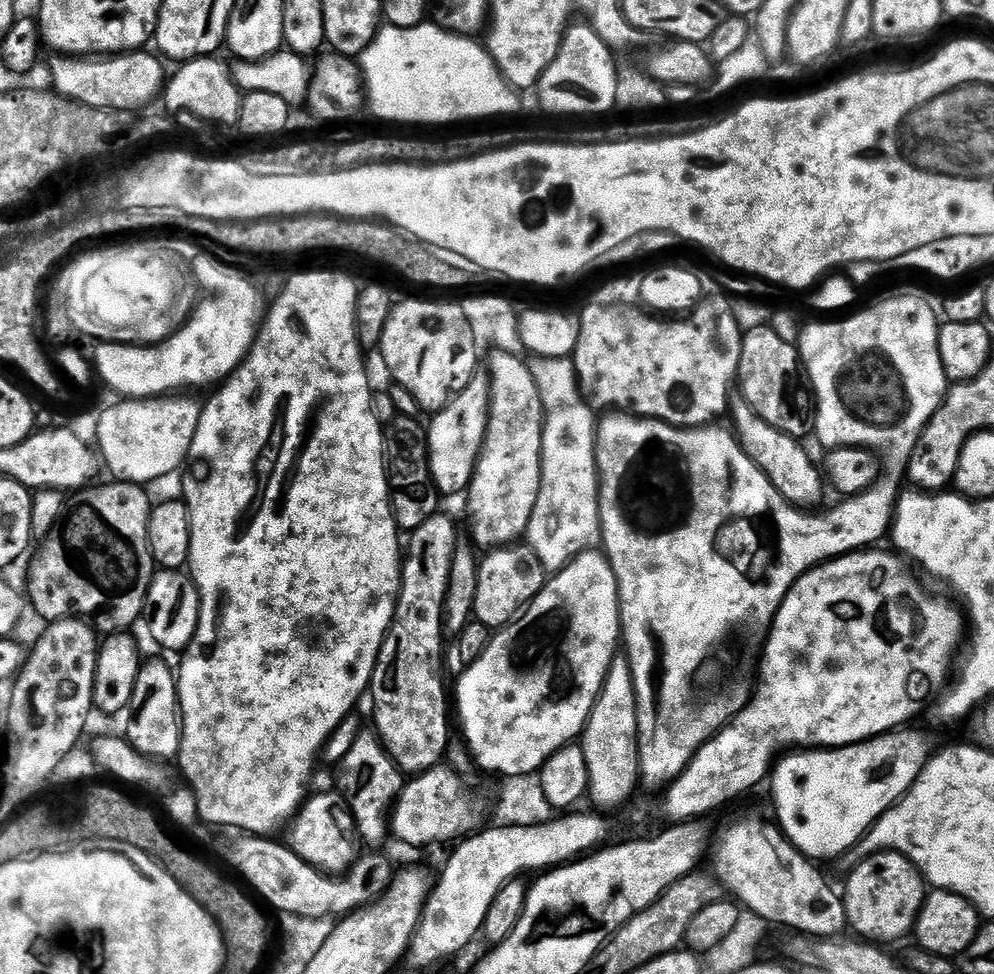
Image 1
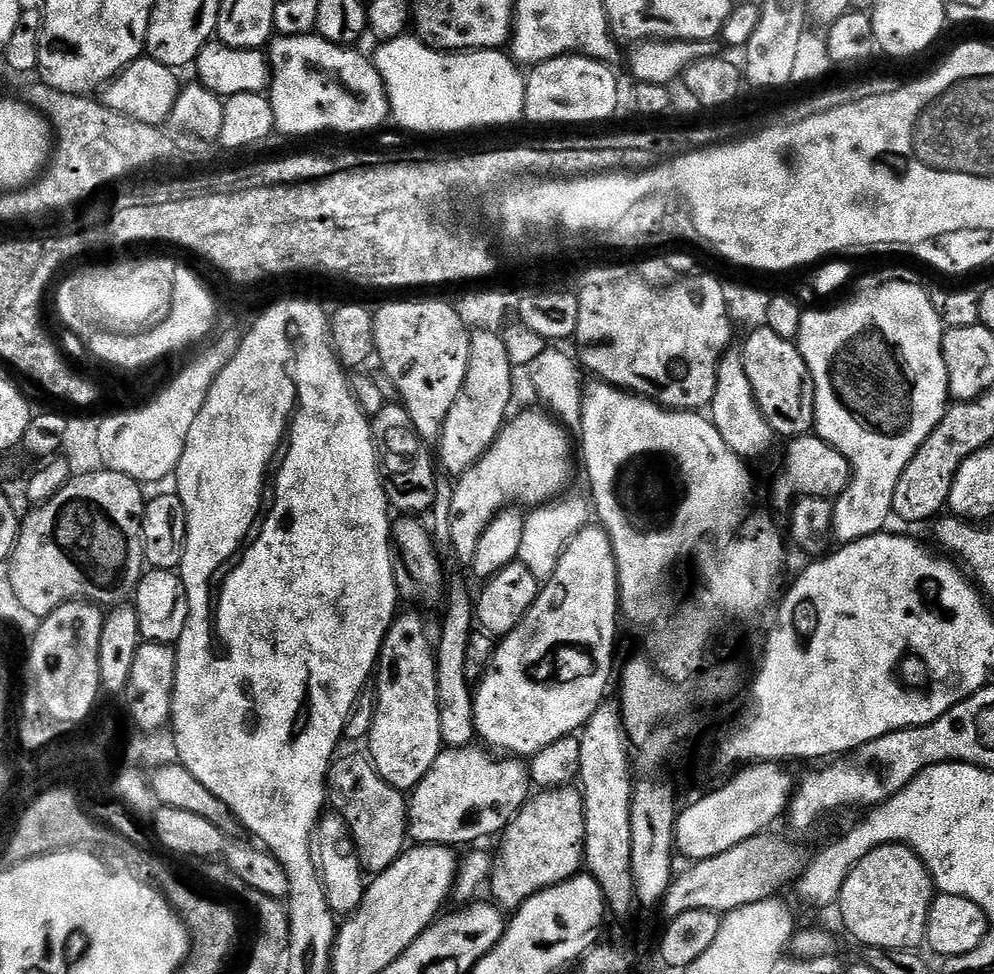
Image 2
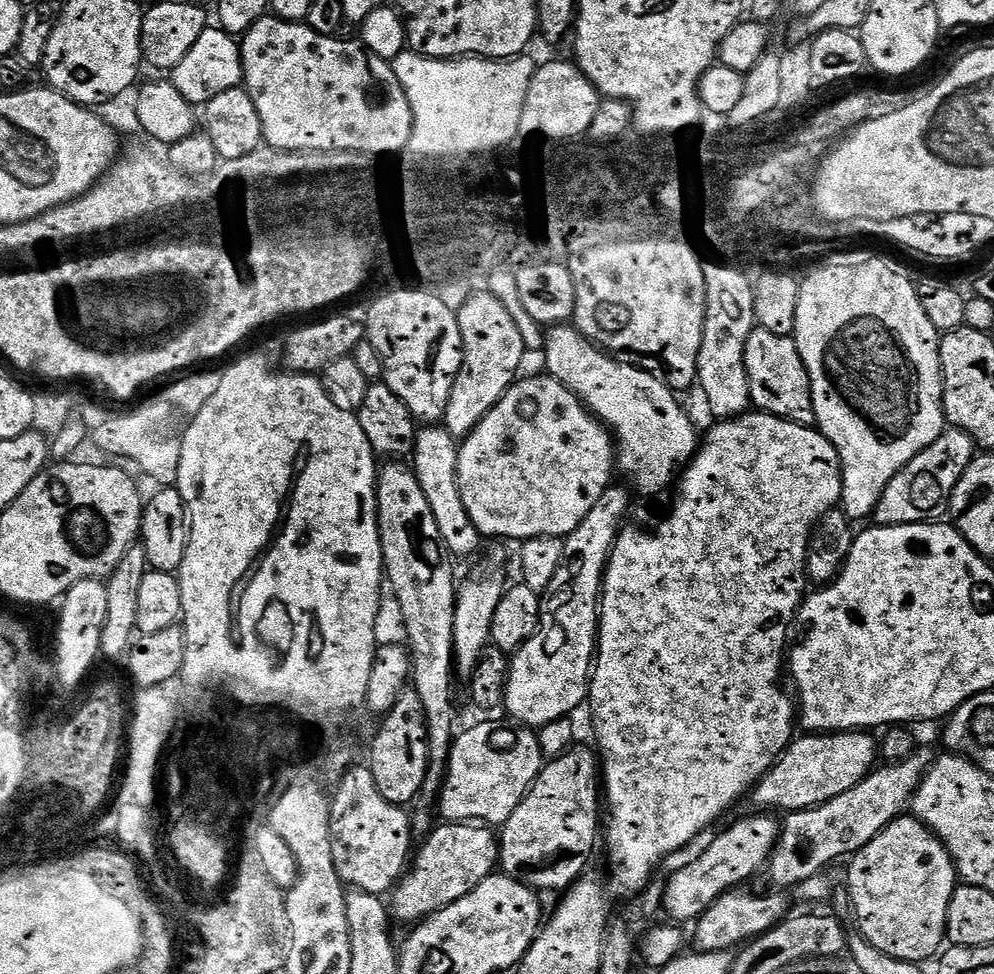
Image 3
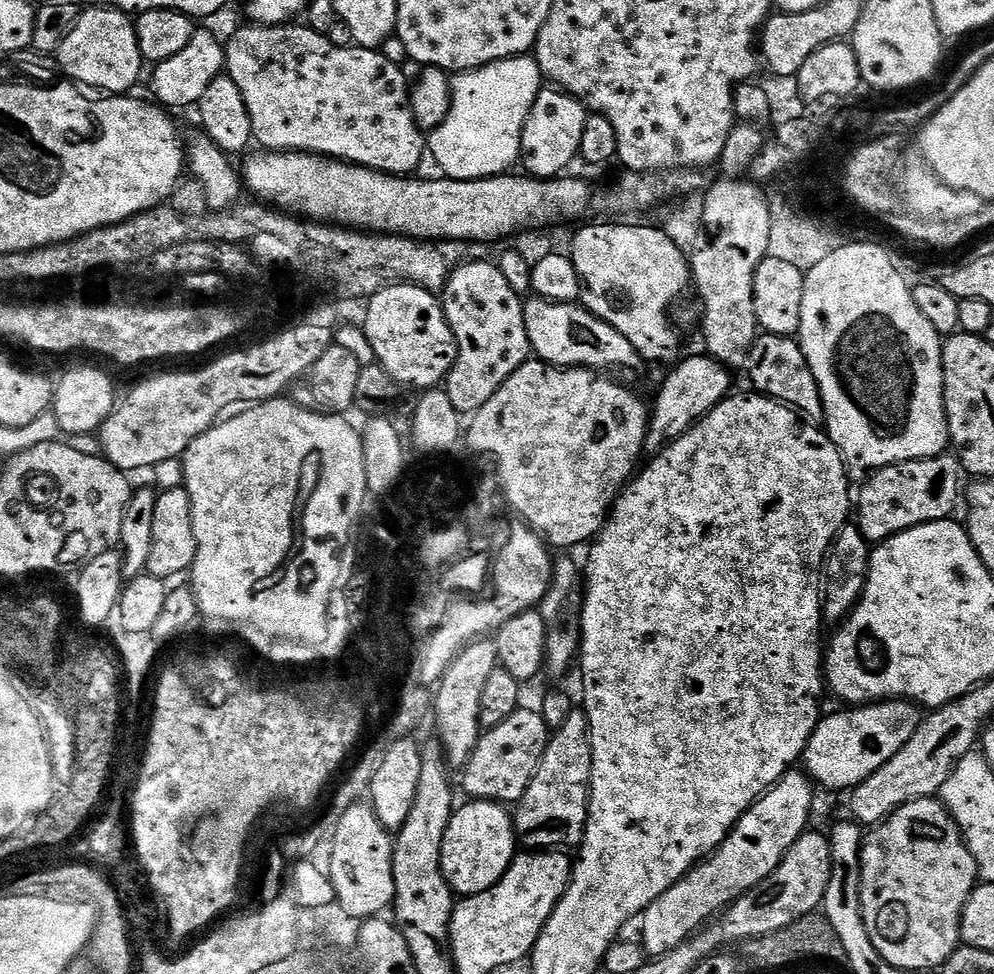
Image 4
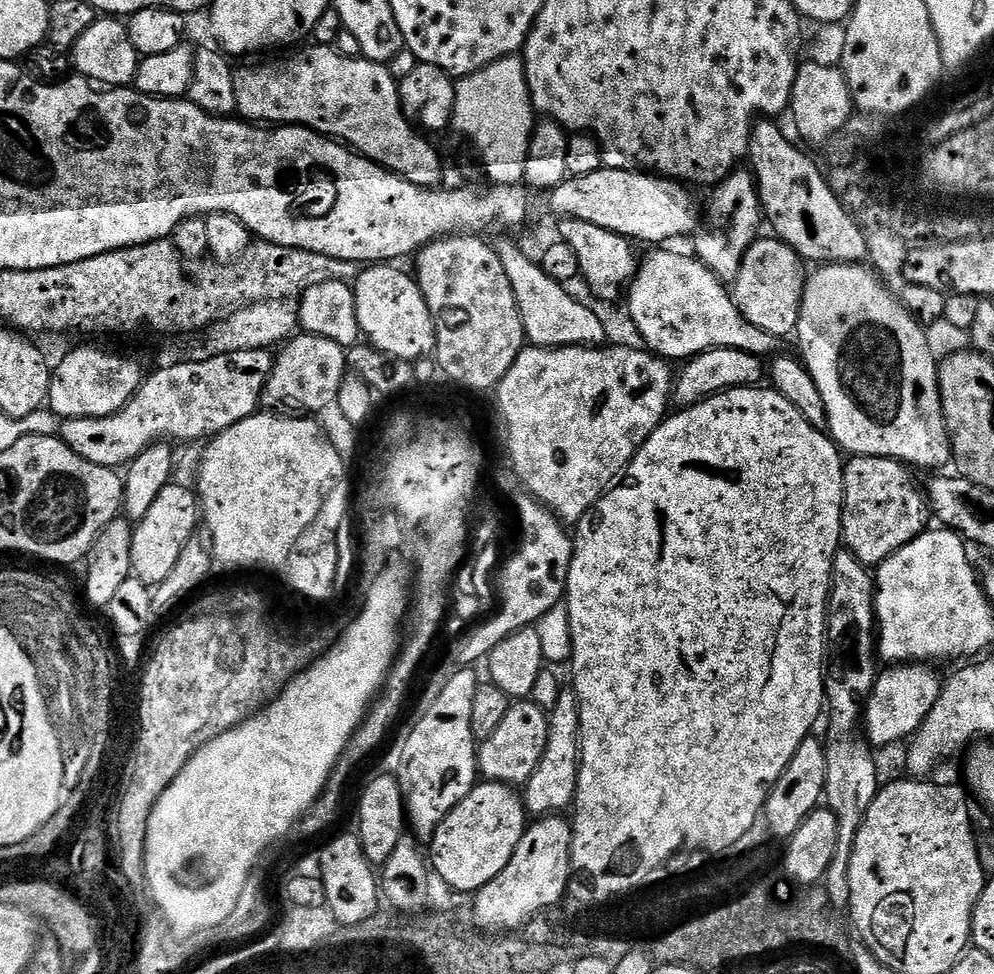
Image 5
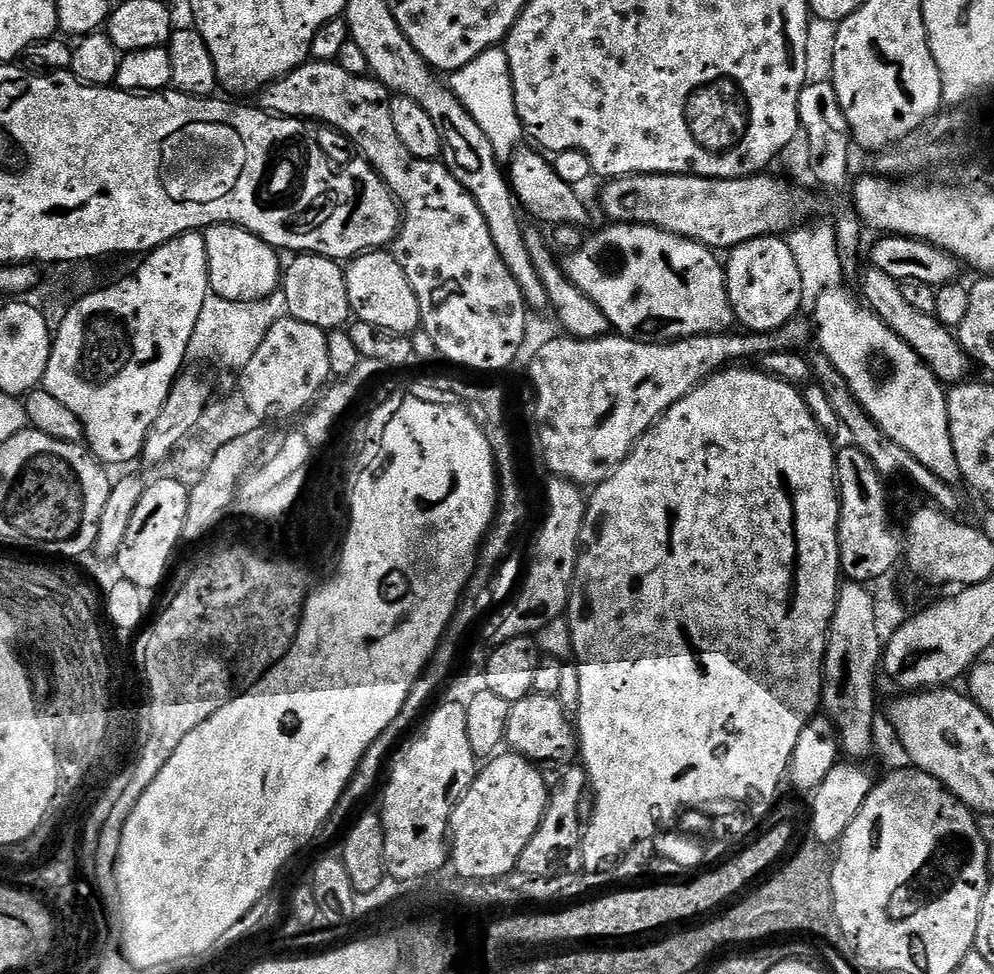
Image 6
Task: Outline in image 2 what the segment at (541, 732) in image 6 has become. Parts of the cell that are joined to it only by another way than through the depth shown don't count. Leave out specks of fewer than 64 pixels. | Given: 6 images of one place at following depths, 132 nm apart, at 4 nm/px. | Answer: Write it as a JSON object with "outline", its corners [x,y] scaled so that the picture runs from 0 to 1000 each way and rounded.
{"outline":[[[448,767],[437,778],[437,786],[429,791],[429,799],[414,810],[410,821],[410,856],[419,867],[460,869],[490,858],[502,859],[533,819],[537,806],[531,784],[524,777],[479,767]]]}

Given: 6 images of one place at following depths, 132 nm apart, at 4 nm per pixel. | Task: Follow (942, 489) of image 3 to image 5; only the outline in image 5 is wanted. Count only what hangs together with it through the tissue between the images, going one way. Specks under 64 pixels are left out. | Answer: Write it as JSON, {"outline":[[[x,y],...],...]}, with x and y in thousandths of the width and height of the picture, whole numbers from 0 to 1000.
{"outline":[[[858,468],[849,477],[849,518],[847,520],[847,559],[852,566],[863,573],[863,577],[874,581],[883,581],[895,573],[907,561],[911,561],[929,546],[935,545],[936,518],[933,508],[929,504],[918,505],[913,509],[913,522],[909,518],[909,509],[905,500],[912,491],[914,482],[904,472],[897,472],[894,468]]]}

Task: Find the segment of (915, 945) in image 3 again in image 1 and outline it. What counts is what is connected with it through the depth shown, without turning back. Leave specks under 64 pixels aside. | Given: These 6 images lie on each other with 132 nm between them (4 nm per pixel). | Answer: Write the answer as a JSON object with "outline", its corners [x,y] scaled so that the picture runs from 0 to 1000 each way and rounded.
{"outline":[[[880,875],[852,896],[853,909],[847,912],[852,952],[873,967],[905,965],[922,951],[930,928],[932,905],[926,894],[902,875]]]}

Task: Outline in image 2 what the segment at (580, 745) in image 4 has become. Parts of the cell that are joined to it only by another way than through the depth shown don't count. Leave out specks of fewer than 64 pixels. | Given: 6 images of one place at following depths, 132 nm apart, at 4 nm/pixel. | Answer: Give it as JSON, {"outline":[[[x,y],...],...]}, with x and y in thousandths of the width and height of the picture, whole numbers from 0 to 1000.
{"outline":[[[582,808],[540,812],[524,828],[523,835],[502,859],[503,876],[497,879],[493,891],[494,923],[504,933],[518,934],[537,918],[580,898],[589,890],[589,860],[588,815]]]}

